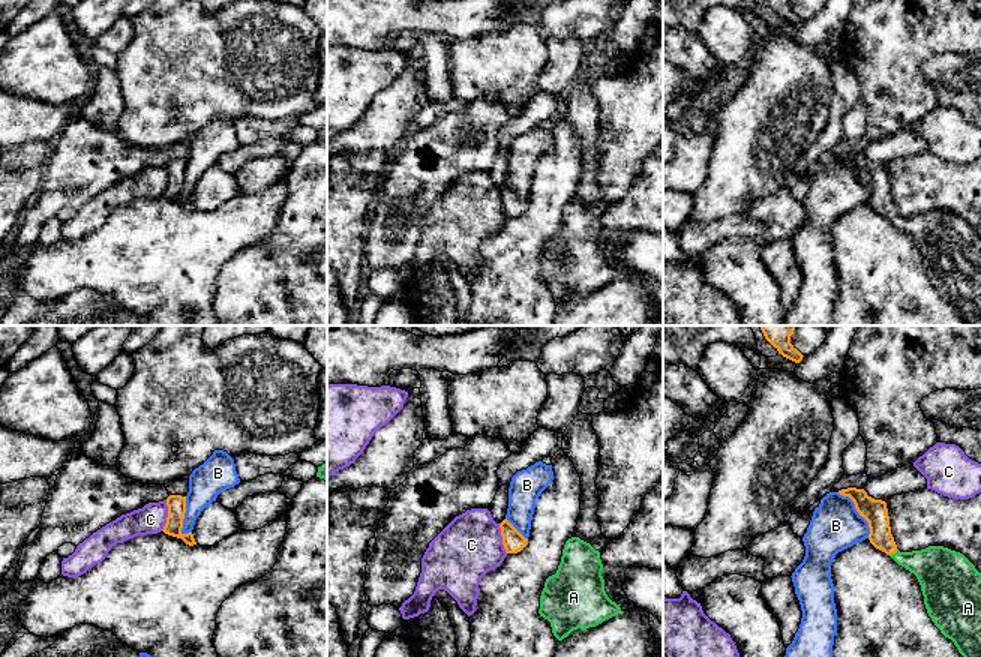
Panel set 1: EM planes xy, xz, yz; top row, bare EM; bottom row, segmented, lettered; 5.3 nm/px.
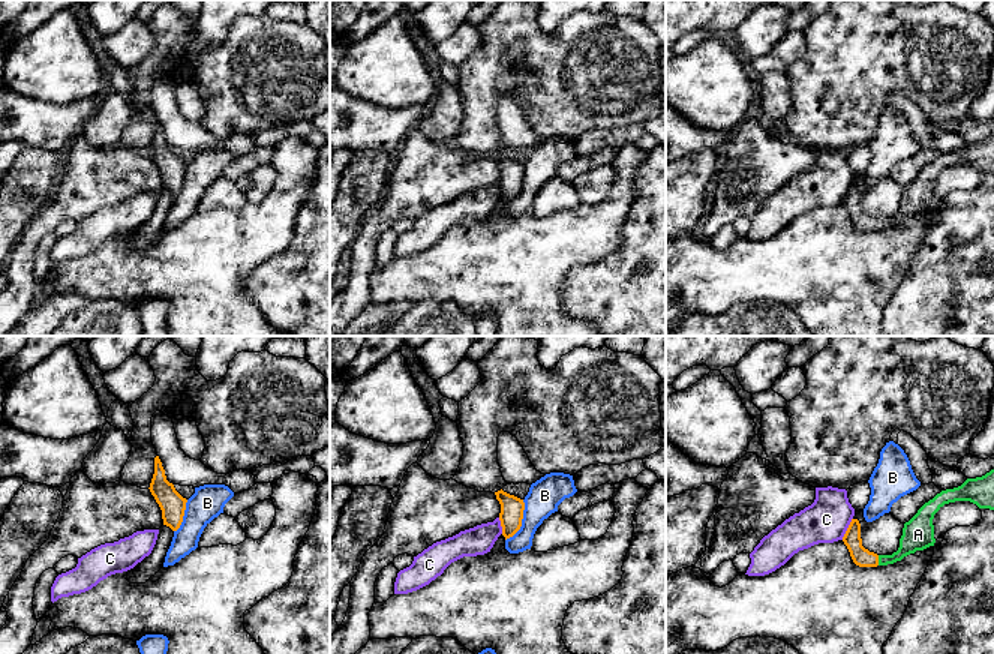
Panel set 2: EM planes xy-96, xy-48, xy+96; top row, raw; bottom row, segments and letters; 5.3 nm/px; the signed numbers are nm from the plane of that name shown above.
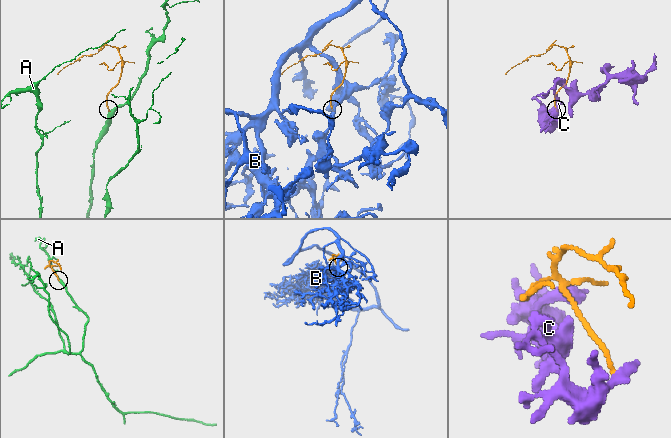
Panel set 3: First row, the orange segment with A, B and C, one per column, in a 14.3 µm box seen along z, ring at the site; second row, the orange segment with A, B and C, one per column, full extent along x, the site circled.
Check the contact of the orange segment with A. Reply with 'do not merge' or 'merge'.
merge

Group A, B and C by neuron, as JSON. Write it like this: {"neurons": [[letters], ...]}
{"neurons": [["A"], ["B"], ["C"]]}

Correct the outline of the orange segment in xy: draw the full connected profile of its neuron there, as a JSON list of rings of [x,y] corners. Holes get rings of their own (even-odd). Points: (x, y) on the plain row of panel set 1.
[[[170,159],[166,162],[166,170],[168,170],[168,182],[162,195],[168,200],[182,202],[189,210],[196,208],[192,196],[188,198],[182,196],[183,183],[186,177],[186,160]]]

